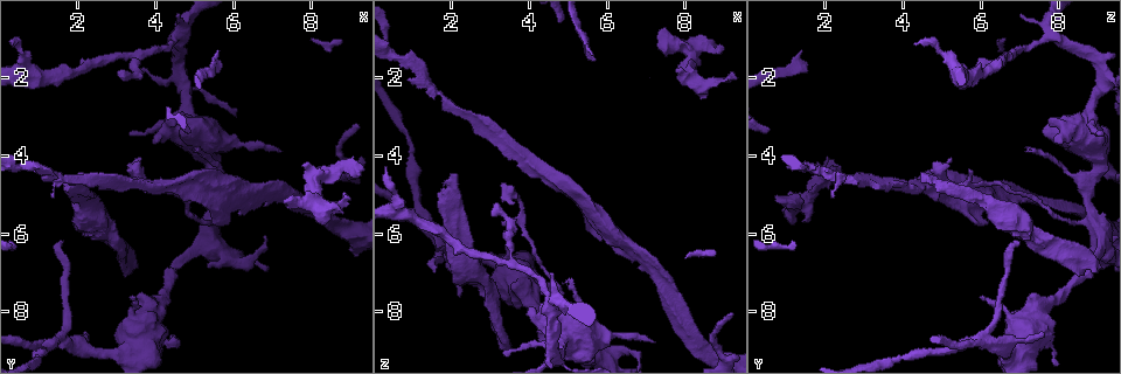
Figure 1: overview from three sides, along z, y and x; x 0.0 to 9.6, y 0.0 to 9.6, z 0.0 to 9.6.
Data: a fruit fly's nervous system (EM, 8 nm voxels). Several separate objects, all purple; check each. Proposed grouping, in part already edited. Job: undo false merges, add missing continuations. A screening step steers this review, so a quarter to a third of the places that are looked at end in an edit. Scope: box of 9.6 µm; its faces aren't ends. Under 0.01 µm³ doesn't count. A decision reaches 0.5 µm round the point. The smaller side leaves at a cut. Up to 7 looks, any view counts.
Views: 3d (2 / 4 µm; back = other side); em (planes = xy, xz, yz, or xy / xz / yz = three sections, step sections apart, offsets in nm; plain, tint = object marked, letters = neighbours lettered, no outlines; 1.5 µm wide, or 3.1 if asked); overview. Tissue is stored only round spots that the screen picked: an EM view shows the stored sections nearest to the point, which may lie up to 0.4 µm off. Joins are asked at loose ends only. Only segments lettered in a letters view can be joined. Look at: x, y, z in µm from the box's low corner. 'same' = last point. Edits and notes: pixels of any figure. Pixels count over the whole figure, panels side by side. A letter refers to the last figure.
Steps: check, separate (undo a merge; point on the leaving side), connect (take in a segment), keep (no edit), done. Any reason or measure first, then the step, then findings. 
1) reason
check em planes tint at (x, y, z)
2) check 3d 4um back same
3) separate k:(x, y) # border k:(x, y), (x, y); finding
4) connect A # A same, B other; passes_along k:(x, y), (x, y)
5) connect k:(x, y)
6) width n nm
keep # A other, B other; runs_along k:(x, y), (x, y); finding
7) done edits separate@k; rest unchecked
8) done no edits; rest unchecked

branch point
check em xy step 4 tint at (6.75, 4.90, 6.40)

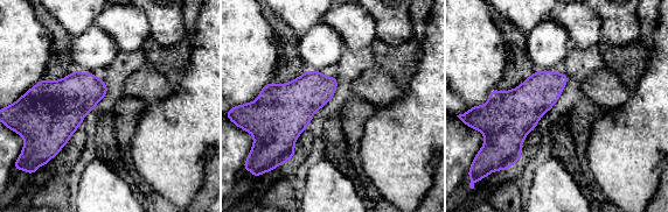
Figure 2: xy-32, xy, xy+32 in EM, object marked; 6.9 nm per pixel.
check em planes tint same

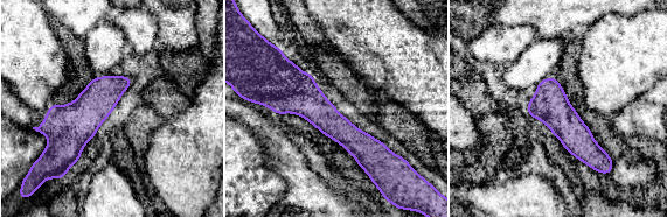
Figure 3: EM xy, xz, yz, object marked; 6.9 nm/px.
what lies round it
check em planes letters same

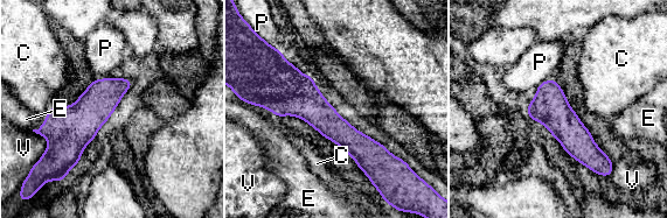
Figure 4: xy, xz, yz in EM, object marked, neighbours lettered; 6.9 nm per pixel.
keep # C other, E other, P other, V other; runs_along 4:(269, 105), (310, 105), (395, 160); all the same neuron

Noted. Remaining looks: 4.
check em planes plain at (3.20, 7.05, 8.55)

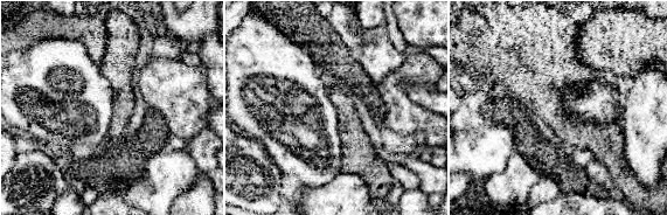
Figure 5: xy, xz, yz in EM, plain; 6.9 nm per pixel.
see the neighbours
check em planes letters same

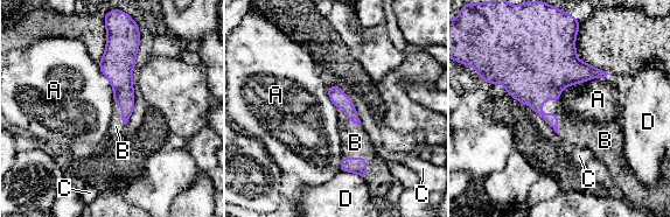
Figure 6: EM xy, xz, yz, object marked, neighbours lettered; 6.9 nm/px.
connect B # A other, B same, C other, D other; it goes on there

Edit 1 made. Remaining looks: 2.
done edits connect@6; rest unchecked

